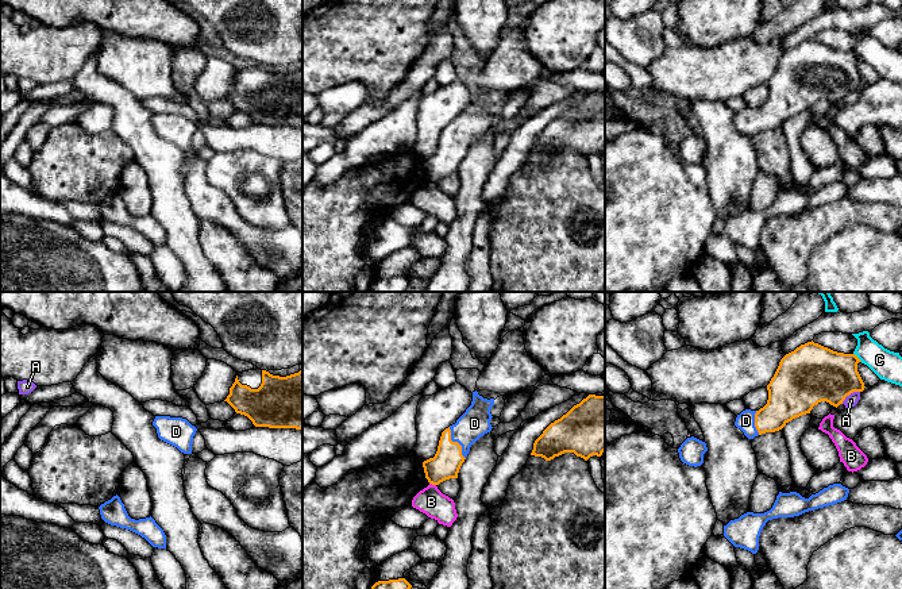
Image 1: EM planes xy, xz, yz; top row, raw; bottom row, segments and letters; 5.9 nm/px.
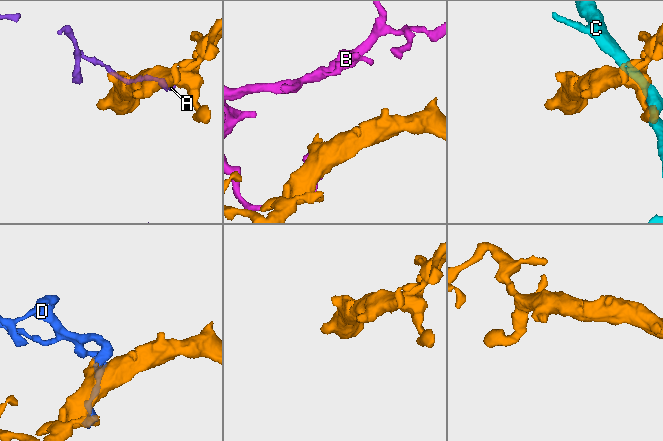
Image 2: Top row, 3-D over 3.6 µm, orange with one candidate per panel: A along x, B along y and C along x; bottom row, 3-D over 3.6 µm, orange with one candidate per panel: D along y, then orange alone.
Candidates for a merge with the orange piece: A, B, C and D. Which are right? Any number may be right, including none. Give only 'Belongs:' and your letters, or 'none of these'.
Belongs: D

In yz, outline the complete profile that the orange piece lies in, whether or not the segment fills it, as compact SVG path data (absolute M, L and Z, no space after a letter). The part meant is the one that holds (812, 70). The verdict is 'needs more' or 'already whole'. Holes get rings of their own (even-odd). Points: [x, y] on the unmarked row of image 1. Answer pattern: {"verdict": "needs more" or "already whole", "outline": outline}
{"verdict": "needs more", "outline": "M813 38L801 42L780 57L774 74L767 82L767 101L759 108L743 108L737 112L735 123L748 136L753 136L758 132L782 127L793 116L810 111L813 104L821 99L837 105L847 93L853 89L863 89L866 85L857 69L859 59L861 58L855 51L837 50Z"}

